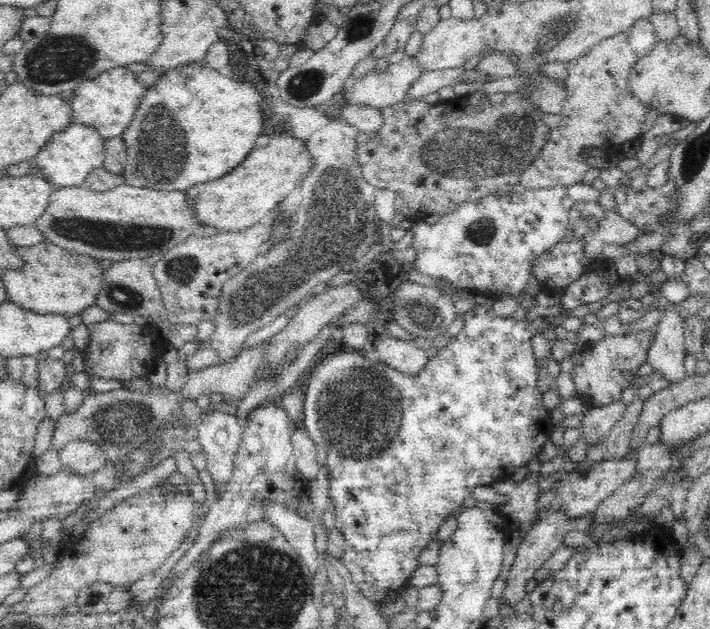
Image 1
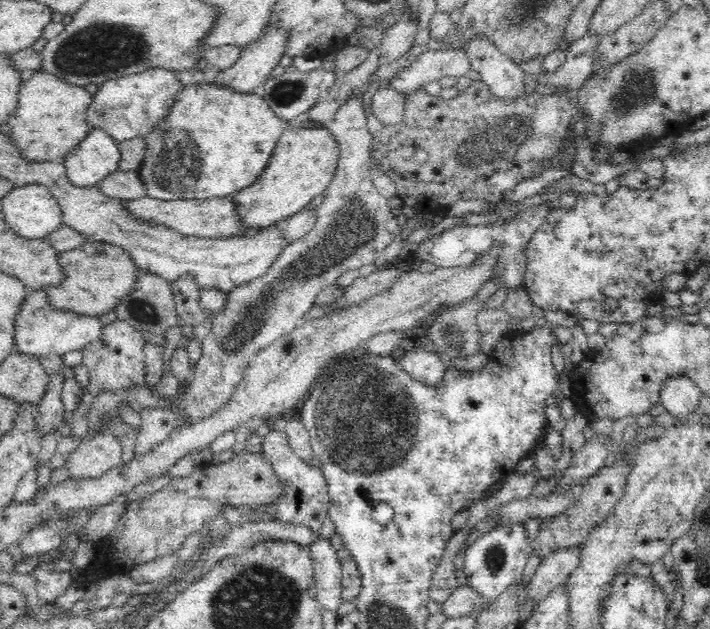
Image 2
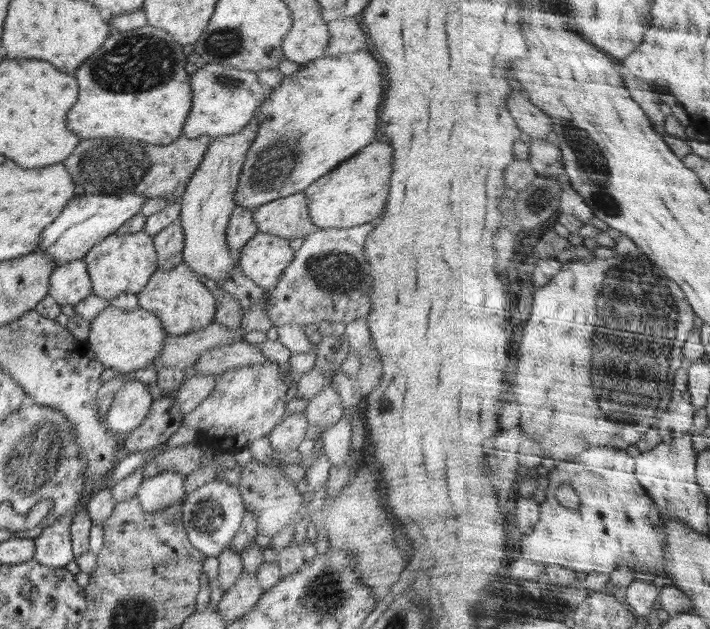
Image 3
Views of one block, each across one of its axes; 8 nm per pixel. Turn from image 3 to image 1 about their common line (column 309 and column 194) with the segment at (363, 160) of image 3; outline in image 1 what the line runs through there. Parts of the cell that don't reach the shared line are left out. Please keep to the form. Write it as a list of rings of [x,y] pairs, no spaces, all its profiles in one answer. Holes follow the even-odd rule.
[[[284,130],[279,133],[267,131],[256,138],[256,144],[252,146],[250,154],[232,172],[204,184],[190,186],[188,190],[184,190],[184,193],[188,195],[189,204],[201,225],[213,226],[220,231],[236,232],[266,221],[270,213],[288,198],[288,194],[298,184],[302,183],[308,170],[312,170],[314,164],[316,164],[316,159],[308,153],[305,141],[294,135],[288,135]]]

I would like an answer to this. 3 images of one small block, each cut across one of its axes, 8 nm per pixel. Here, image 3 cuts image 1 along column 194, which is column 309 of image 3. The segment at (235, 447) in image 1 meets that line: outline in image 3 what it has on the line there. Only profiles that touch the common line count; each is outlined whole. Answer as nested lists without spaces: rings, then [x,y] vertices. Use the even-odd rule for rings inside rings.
[[[330,382],[311,401],[308,401],[304,415],[310,426],[316,425],[326,430],[342,419],[344,406],[339,392]]]

